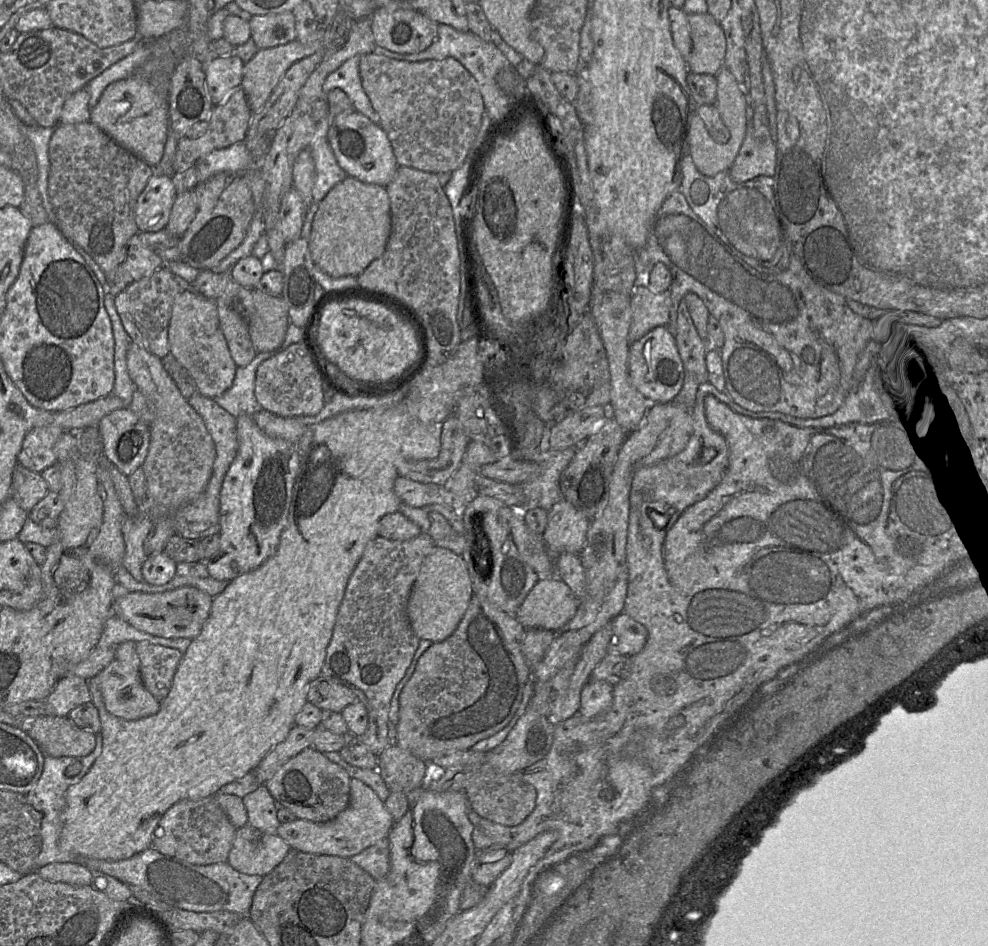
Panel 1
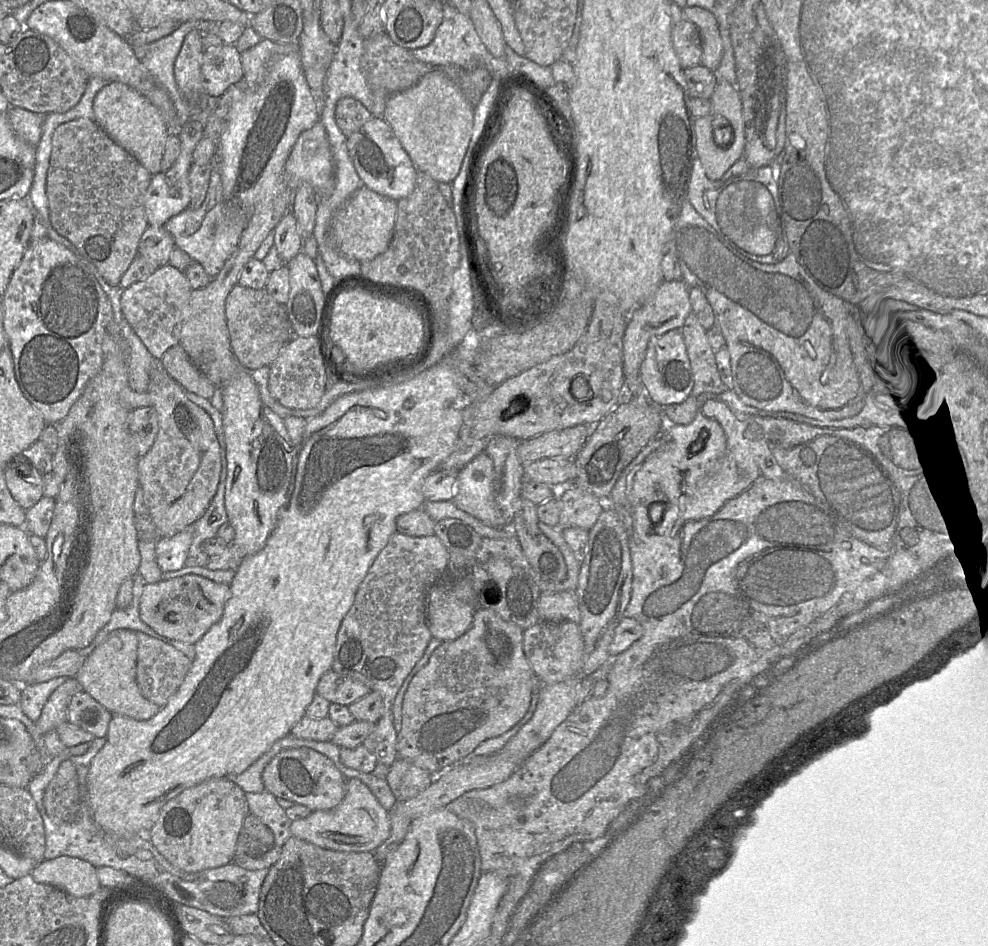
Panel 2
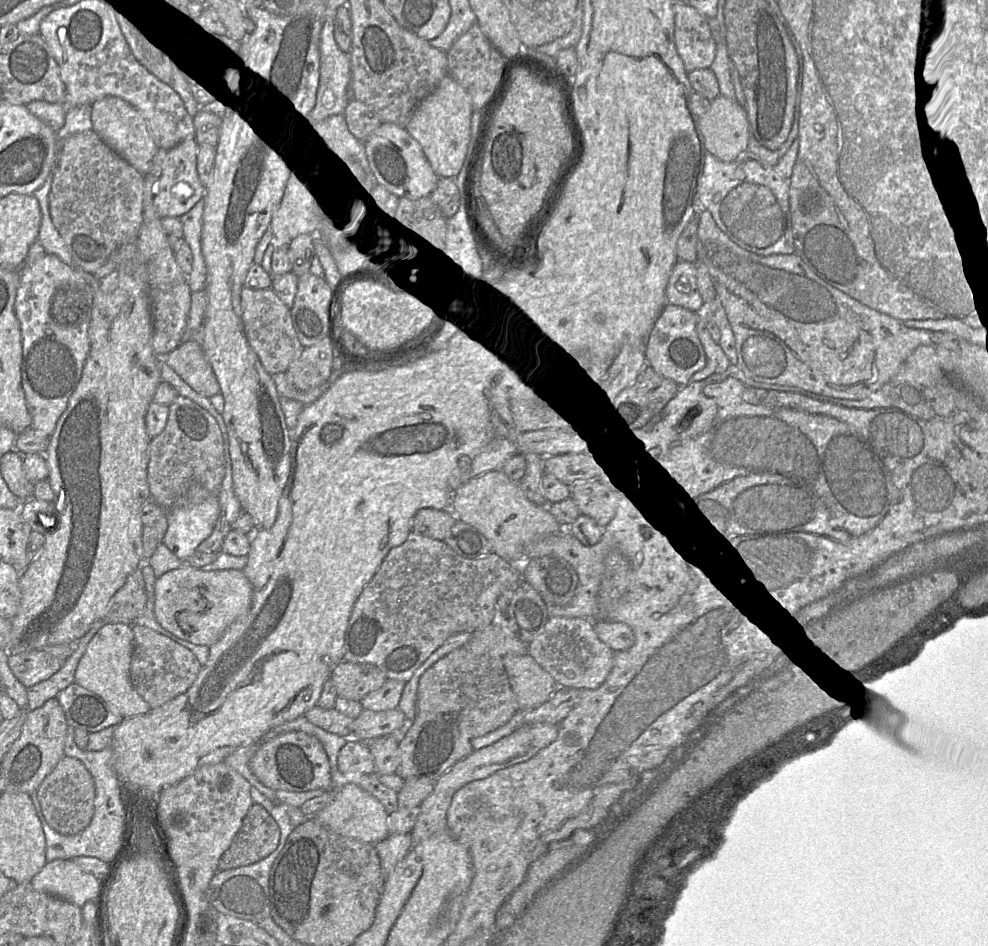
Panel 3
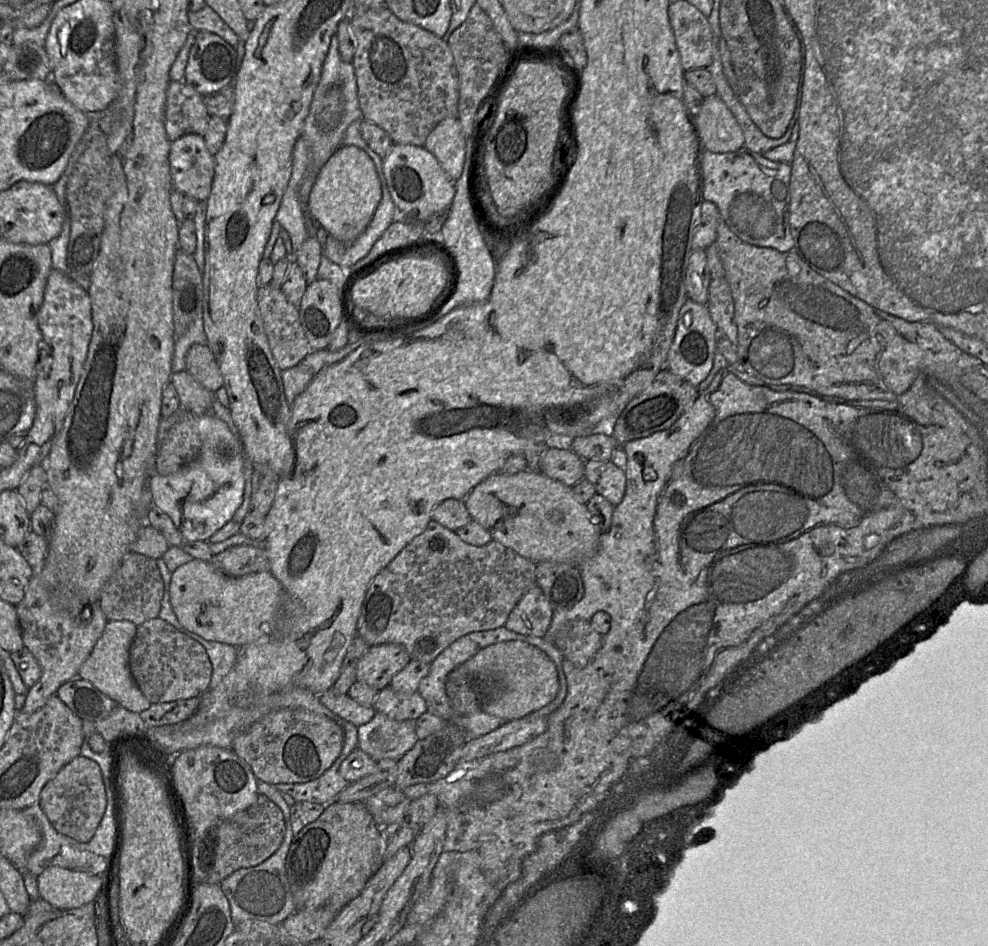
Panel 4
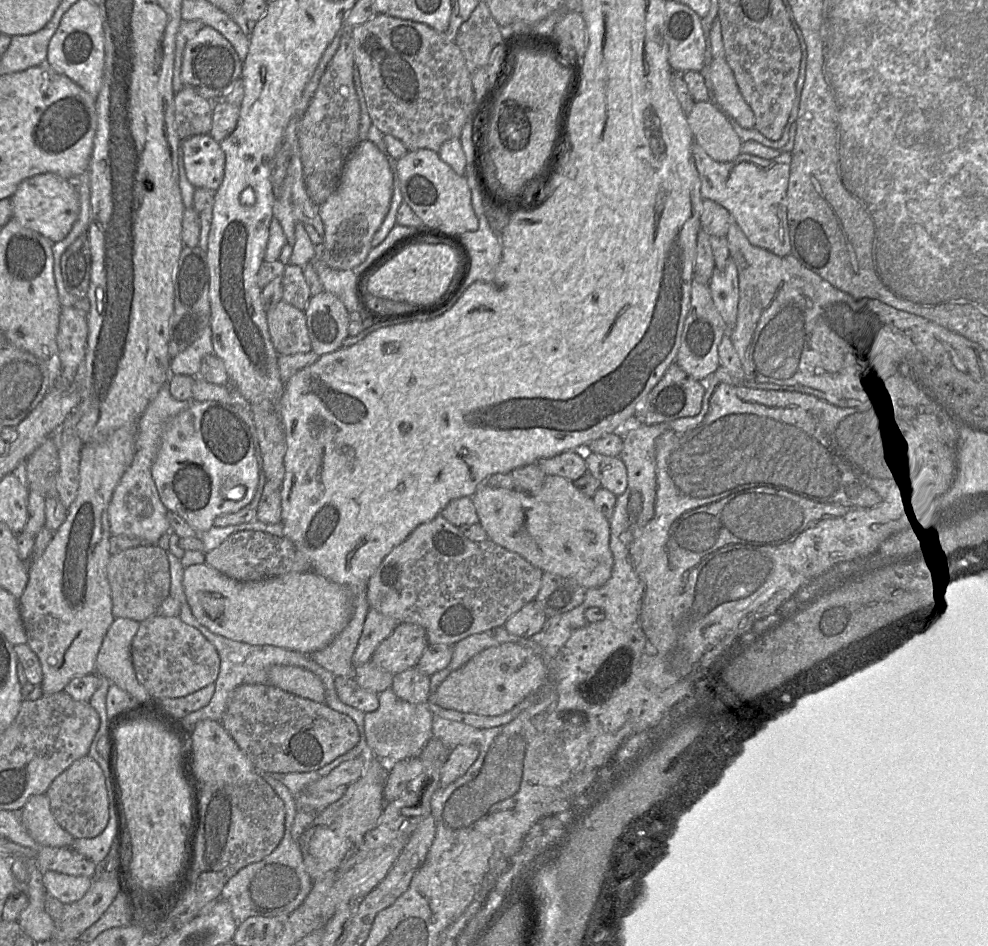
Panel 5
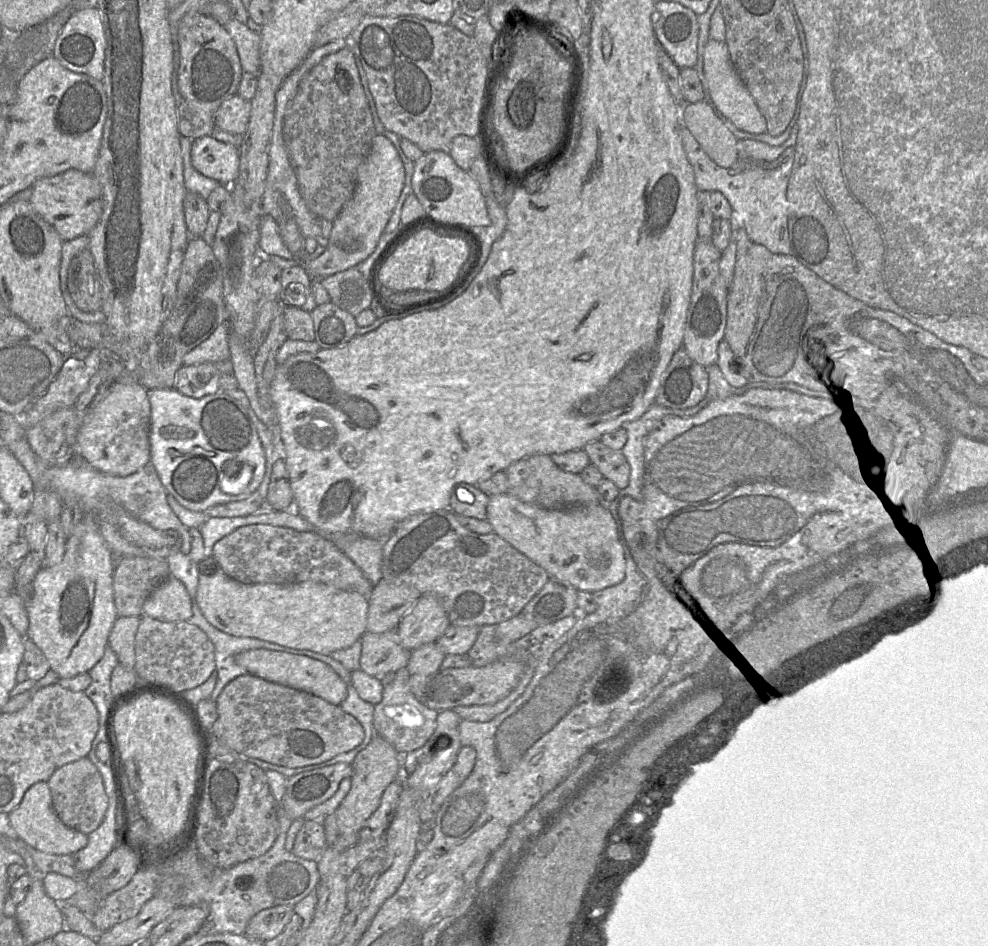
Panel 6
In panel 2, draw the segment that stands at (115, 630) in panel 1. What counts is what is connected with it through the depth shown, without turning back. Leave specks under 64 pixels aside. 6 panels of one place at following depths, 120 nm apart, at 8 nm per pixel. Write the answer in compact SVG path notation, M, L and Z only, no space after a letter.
M136 573L133 577L133 598L130 605L125 609L115 609L111 614L108 623L96 634L92 644L96 647L114 630L128 629L134 632L142 632L152 638L161 640L164 636L146 625L139 616L139 602L143 587L146 584L141 575Z

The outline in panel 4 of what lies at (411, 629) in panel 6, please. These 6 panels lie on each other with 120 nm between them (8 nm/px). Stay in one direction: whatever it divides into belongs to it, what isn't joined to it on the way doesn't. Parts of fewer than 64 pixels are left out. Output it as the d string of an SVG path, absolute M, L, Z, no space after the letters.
M395 643L369 647L357 665L356 680L380 691L410 662L406 649Z

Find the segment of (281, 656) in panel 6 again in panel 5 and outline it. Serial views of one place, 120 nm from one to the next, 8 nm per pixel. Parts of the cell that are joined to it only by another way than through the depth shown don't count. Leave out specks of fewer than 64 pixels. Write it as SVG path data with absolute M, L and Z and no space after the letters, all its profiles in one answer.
M272 666L268 671L268 684L314 702L325 702L325 688L321 679L301 667Z

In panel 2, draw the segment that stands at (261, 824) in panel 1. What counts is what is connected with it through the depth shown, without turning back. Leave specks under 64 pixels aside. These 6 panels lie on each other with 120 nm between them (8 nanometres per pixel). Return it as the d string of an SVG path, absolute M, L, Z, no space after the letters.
M267 790L262 793L245 793L245 795L249 813L254 814L262 823L272 830L275 846L282 848L291 836L290 826L292 825L292 821L287 817L286 810L278 804L277 798Z

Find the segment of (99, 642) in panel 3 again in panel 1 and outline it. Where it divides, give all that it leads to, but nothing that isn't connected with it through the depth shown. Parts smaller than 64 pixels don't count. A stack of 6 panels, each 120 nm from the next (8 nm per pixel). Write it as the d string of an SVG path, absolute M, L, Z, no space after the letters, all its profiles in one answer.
M133 641L124 642L115 647L114 659L109 665L95 677L87 680L93 680L98 687L106 710L120 719L128 721L143 719L156 714L160 709L160 703L146 691L141 682L139 674L139 657L136 650L136 643Z

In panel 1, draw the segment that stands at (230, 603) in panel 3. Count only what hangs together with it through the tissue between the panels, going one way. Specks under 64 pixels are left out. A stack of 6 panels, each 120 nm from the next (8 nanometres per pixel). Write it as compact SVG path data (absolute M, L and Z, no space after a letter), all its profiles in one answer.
M190 586L156 593L141 591L129 592L113 601L112 613L133 626L135 629L153 636L177 639L194 639L209 617L213 598L207 593Z

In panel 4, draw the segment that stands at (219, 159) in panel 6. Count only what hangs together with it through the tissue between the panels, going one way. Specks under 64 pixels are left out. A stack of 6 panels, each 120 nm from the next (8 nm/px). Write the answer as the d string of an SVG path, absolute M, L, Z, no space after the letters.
M186 134L171 142L169 165L172 189L198 201L208 199L214 178L215 155L208 151L203 136Z

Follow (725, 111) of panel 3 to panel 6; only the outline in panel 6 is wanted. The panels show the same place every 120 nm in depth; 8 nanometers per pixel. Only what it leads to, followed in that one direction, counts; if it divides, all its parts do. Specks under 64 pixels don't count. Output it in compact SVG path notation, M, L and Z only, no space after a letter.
M708 102L683 104L681 122L718 166L729 168L738 160L738 139L715 115Z

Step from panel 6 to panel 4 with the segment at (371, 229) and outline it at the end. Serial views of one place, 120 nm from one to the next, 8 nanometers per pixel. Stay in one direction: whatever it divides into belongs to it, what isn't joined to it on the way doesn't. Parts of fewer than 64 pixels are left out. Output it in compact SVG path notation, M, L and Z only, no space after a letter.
M354 121L344 134L342 146L316 177L307 201L306 214L316 220L316 228L322 226L341 243L351 244L365 231L382 199L380 178L385 178L383 158L361 137L360 121Z

